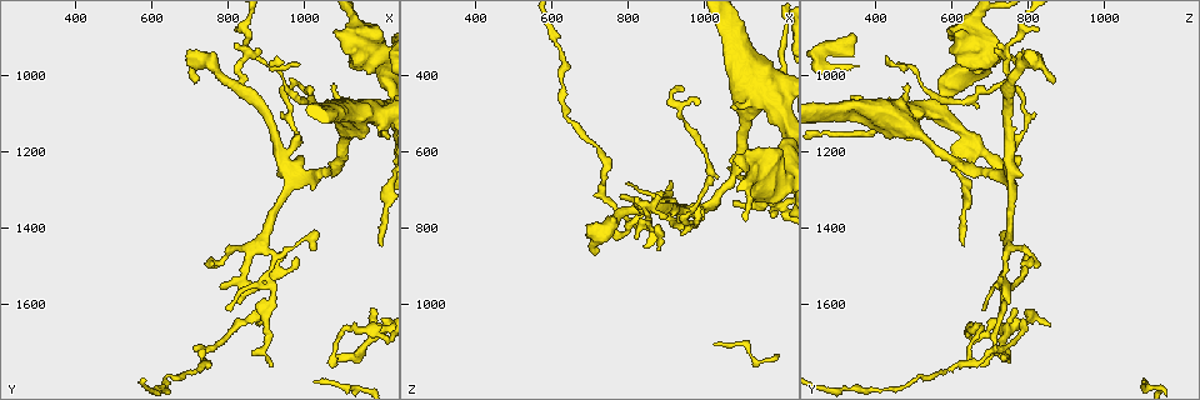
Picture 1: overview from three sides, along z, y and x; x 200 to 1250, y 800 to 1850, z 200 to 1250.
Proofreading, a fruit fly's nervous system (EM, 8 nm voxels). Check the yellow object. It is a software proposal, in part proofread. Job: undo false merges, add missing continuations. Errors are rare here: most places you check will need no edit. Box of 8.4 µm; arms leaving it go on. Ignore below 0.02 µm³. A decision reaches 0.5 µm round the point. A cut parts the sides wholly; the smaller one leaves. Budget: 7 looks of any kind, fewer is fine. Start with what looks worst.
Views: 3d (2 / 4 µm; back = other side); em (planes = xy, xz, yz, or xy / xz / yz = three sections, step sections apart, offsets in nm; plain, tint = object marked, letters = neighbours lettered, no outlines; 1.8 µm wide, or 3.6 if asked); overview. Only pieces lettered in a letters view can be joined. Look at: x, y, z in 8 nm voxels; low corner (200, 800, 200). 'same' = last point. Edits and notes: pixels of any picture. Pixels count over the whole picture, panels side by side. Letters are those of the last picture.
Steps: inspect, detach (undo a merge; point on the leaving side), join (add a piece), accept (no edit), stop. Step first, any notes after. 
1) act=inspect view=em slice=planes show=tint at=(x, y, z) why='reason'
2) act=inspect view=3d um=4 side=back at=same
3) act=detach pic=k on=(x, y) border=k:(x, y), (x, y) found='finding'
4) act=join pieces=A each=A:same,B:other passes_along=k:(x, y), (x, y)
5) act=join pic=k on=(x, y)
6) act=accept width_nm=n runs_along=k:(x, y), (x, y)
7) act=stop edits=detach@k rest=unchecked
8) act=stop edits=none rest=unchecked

act=inspect view=em um=3.6 slice=planes show=letters at=(1160, 1095, 450) why='abrupt turn'

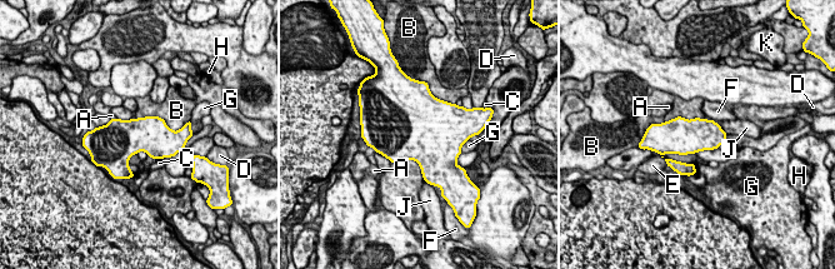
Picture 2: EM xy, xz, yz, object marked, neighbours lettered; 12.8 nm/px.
act=accept longest_contact=B:500nm each=A:other,B:other,C:other,D:other,E:other,F:other,G:other,H:other,J:other,K:other found='continuous, no second cell'

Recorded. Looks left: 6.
act=inspect view=em slice=xz step=4 show=tint at=(1075, 1735, 725) why='tapers out'

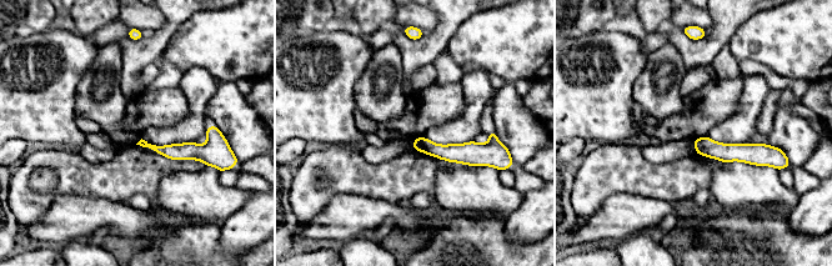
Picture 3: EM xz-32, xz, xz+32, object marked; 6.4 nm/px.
act=inspect view=em slice=planes show=letters at=same

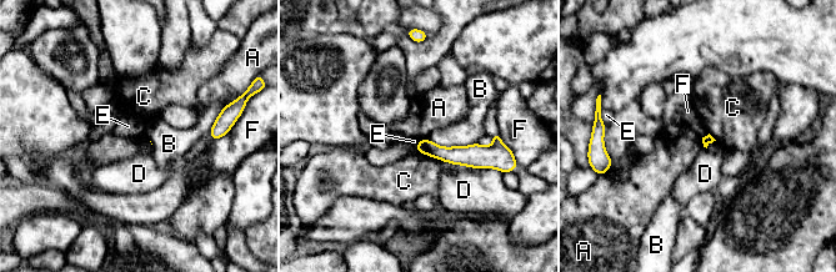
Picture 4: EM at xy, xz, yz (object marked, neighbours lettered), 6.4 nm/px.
act=accept each=A:other,B:other,C:other,D:other,E:other,F:other border=4:(701, 139), (704, 146) found='no lettered piece goes on from it'

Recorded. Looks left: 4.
act=inspect view=em slice=xy step=16 show=letters at=(830, 1025, 745) why='side arm on a straight run'

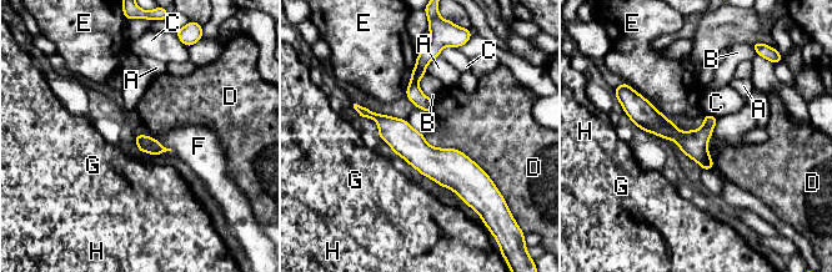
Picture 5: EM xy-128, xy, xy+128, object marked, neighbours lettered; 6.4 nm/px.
act=accept width_nm=110 each=A:other,B:other,C:other,D:other,E:other,F:other,G:other,H:other found='all the same cell'

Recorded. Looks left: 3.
act=stop edits=none rest=unchecked

